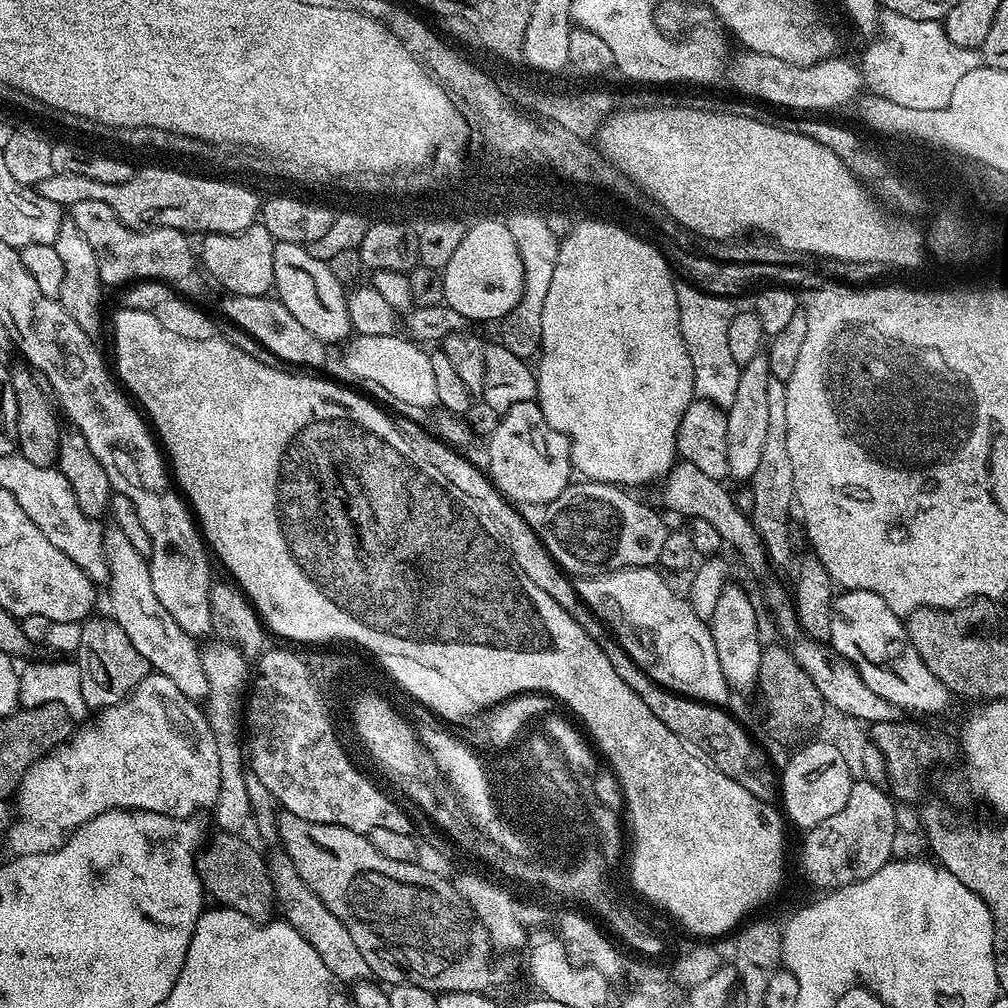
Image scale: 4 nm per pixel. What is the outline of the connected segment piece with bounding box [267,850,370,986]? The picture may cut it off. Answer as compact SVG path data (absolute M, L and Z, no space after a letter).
M277 850L273 856L267 857L267 862L268 875L272 877L274 904L282 919L294 926L294 930L298 930L298 934L302 934L302 938L314 946L314 950L318 950L318 958L326 962L326 970L330 970L337 981L345 980L348 986L367 981L370 976L368 963L362 950L358 950L358 945L354 943L354 938L350 938L350 930L346 930L346 926L342 926L342 922L338 922L338 918L326 910L322 898L315 896L310 886L300 880L298 870L294 870L294 862L290 862L287 853Z

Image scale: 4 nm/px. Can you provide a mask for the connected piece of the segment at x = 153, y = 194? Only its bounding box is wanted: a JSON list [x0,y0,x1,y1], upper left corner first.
[38,166,262,234]

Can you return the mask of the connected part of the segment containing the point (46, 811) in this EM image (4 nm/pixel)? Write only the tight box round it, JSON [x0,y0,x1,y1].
[6,671,221,856]

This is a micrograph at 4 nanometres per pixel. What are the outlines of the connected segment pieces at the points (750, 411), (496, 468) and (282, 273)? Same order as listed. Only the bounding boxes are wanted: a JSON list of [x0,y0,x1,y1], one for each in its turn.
[[726,355,772,481],[486,400,574,506],[274,243,353,346]]

